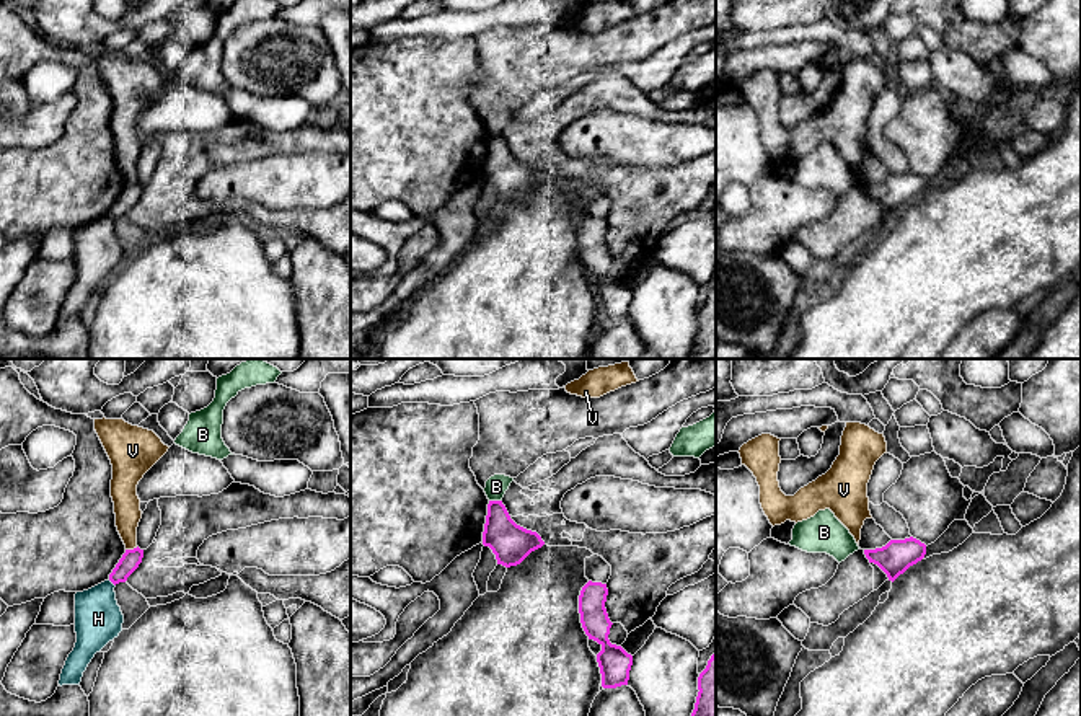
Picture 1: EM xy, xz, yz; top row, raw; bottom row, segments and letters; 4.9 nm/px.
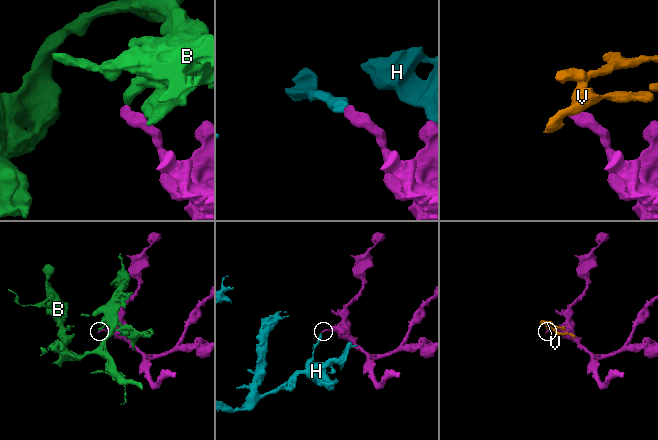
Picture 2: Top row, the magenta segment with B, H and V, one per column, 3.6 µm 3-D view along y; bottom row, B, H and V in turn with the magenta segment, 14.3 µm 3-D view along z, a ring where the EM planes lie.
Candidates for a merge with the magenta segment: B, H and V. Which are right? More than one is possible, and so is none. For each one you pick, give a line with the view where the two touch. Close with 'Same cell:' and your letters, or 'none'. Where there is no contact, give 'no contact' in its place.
Same cell: none

